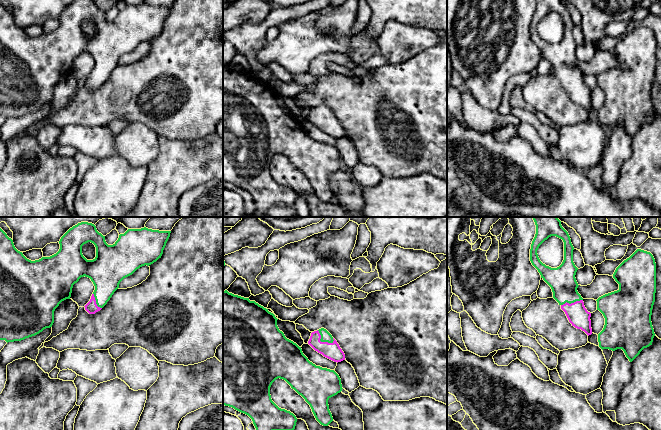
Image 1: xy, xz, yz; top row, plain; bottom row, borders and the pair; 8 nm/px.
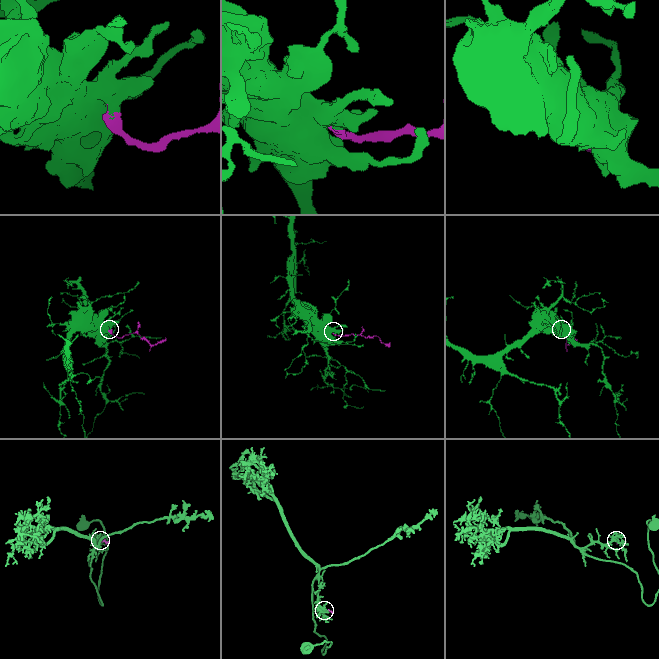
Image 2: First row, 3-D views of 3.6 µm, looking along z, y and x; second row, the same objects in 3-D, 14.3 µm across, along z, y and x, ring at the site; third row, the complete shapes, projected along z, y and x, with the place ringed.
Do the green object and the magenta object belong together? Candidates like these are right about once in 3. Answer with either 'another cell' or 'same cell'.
same cell

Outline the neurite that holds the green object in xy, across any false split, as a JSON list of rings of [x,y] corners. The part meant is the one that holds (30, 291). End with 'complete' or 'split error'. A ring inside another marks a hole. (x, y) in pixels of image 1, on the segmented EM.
[[[81,222],[61,237],[56,254],[31,261],[15,248],[13,240],[0,228],[0,340],[21,341],[52,327],[55,309],[62,301],[70,299],[73,285],[84,276],[95,286],[85,310],[89,314],[100,311],[124,278],[161,258],[170,233],[146,227],[128,229],[113,245],[108,245],[94,224]],[[88,242],[96,247],[93,260],[87,260],[82,254],[82,246]]]; split error

